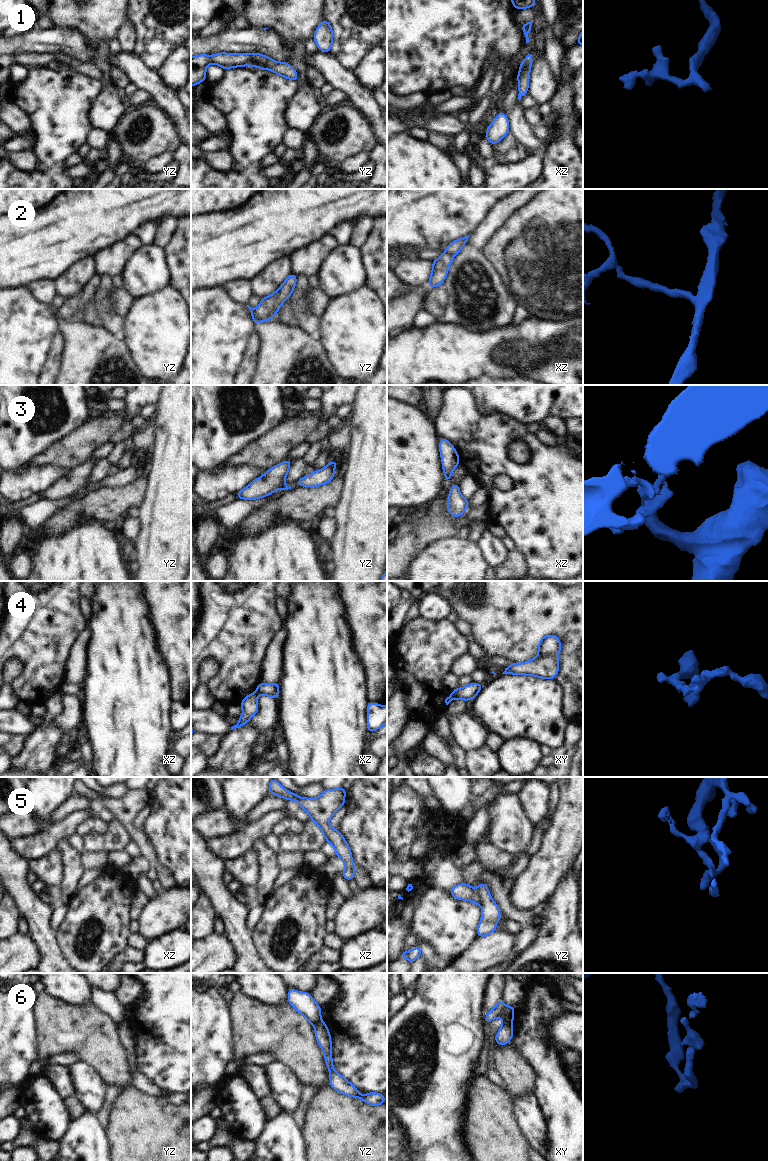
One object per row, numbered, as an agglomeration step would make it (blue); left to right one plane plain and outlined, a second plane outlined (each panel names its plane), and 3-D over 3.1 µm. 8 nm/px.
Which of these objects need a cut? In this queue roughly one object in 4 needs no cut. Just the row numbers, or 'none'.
2, 3, 4, 5, 6.

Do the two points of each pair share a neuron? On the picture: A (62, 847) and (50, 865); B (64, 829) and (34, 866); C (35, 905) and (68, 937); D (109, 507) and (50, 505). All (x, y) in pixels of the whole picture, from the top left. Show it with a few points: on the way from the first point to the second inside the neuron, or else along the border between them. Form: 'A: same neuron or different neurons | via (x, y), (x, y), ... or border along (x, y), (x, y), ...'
A: different neurons | border along (55, 848), (60, 855), (63, 875)
B: different neurons | border along (54, 848), (45, 856), (29, 861)
C: different neurons | border along (54, 931), (54, 939), (61, 954)
D: different neurons | border along (73, 502), (56, 511), (47, 520)

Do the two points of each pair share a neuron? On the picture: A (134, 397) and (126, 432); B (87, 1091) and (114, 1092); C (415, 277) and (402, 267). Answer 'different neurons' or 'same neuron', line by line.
A: same neuron
B: different neurons
C: same neuron

